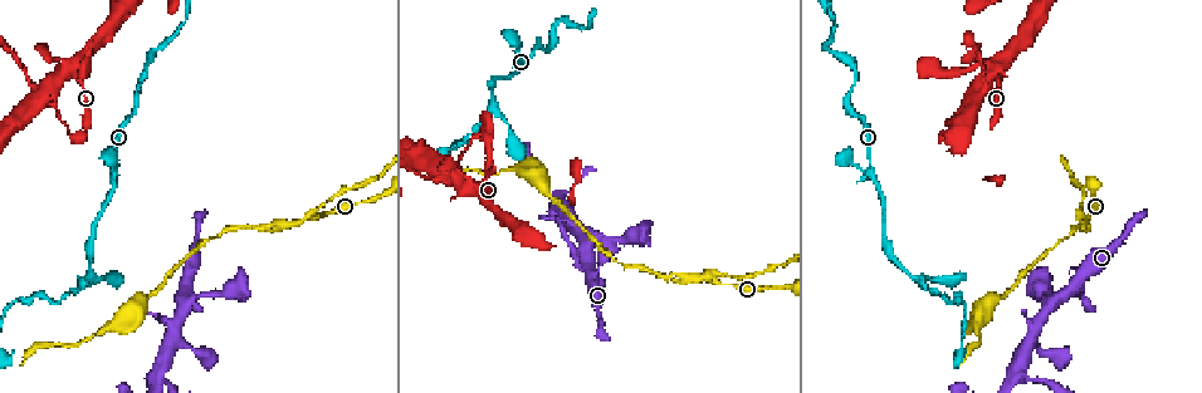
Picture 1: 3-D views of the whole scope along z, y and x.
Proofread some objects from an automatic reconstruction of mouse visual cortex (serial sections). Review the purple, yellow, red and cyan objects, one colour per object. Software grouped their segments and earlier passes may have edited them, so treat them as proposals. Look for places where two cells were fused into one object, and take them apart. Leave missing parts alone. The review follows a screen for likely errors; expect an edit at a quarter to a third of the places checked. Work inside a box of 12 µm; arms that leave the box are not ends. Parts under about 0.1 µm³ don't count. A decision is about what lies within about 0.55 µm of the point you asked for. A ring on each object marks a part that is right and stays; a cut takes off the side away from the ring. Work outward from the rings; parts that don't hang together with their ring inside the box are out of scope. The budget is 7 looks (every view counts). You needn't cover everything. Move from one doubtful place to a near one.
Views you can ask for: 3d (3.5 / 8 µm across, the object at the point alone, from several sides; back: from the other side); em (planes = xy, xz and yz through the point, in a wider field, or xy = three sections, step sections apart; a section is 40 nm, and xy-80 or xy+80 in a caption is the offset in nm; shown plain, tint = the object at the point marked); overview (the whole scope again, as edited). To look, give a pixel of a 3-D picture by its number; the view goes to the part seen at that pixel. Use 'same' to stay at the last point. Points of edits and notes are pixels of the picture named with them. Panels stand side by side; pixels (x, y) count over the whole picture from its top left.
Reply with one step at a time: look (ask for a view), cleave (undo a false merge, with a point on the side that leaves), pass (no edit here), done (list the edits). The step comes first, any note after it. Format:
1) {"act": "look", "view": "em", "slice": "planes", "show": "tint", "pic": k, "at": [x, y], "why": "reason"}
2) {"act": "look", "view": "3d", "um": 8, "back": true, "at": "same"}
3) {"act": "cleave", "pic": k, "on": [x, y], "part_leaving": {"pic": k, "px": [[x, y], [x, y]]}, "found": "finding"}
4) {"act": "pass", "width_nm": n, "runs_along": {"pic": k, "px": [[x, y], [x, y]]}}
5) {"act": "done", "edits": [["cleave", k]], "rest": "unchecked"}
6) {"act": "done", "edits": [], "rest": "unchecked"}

{"act": "look", "view": "3d", "um": 8, "pic": 1, "at": [978, 98], "why": "thick turns thin"}

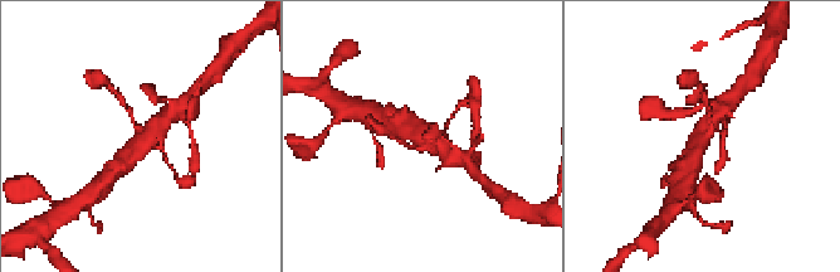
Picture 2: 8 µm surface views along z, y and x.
{"act": "look", "view": "3d", "um": 3.5, "pic": 2, "at": [704, 141]}

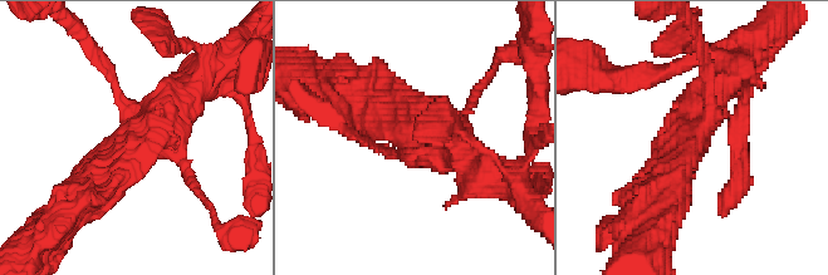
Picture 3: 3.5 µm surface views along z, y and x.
{"act": "pass", "runs_along": {"pic": 3, "px": [[202, 77], [87, 194]]}, "found": "all the same cell"}

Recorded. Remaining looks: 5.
{"act": "look", "view": "3d", "um": 3.5, "pic": 1, "at": [91, 276]}

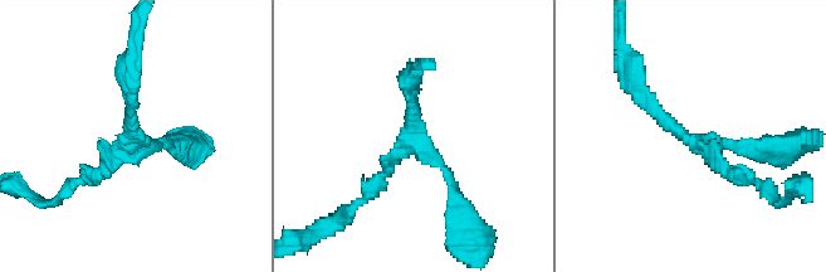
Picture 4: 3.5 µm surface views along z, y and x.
{"act": "look", "view": "em", "slice": "xy", "step": 2, "show": "tint", "pic": 4, "at": [689, 134], "arms": 3, "arm_widths_nm": [150, 150, 200], "why": "need the tissue"}

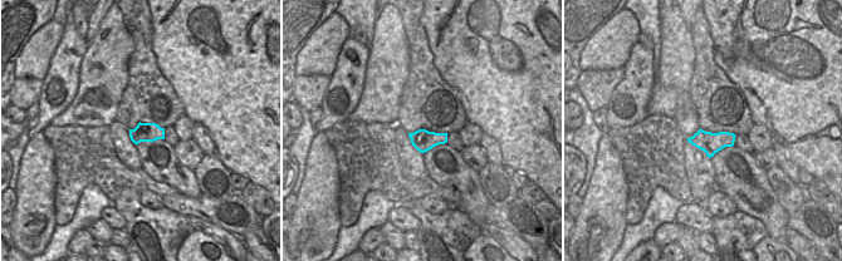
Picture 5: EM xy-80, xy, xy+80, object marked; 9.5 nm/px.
{"act": "pass", "runs_along": {"pic": 4, "px": [[631, 74], [683, 136], [744, 174]]}, "found": "one cell here"}

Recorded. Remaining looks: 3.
{"act": "look", "view": "3d", "um": 3.5, "pic": 1, "at": [310, 220], "why": "abrupt turn"}

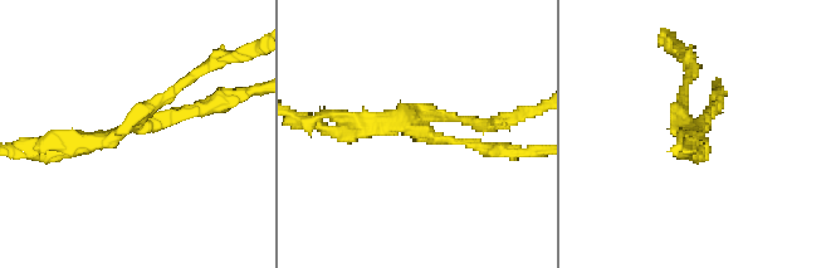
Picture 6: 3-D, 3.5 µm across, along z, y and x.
{"act": "look", "view": "em", "slice": "planes", "show": "tint", "pic": 6, "at": [421, 124], "why": "shape alone is not enough"}

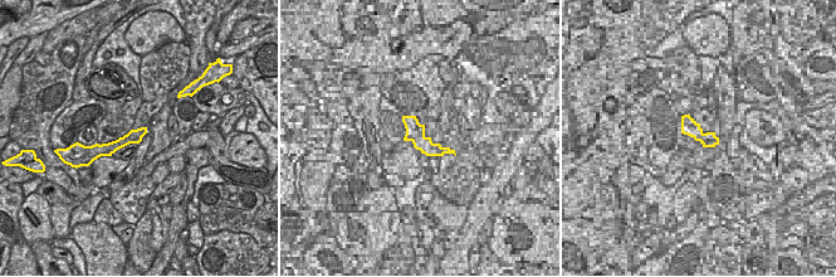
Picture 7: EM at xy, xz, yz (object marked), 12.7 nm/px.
{"act": "look", "view": "em", "slice": "xy", "step": 1, "show": "tint", "at": "same", "why": "cut it another way"}

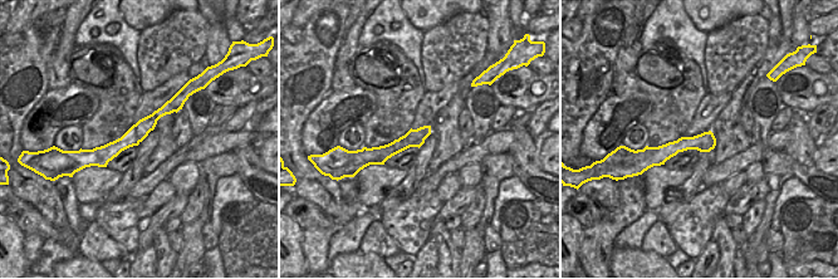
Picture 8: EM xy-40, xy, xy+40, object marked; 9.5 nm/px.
{"act": "cleave", "pic": 6, "on": [176, 88], "width_nm": 170, "part_leaving": {"pic": 6, "px": [[141, 117], [180, 82], [242, 52]]}, "found": "two cells meet here"}

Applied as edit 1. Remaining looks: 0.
{"act": "done", "edits": [["cleave", 6]], "rest": "unchecked"}

